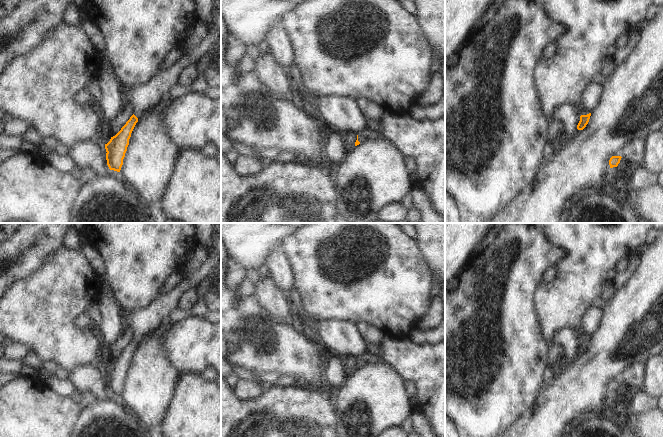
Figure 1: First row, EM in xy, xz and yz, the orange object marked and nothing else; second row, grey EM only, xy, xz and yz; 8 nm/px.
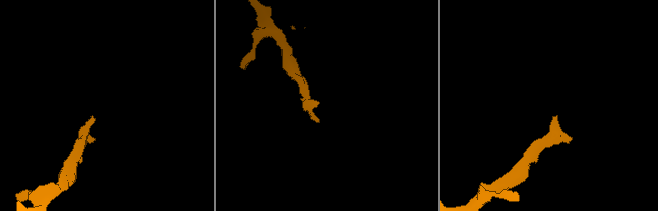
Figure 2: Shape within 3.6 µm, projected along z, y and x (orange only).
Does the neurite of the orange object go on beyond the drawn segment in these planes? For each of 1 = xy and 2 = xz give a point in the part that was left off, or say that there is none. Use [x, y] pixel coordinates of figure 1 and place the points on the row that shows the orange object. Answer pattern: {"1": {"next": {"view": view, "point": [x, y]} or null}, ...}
{"1": {"next": {"view": "xy", "point": [143, 98]}}, "2": {"next": {"view": "xz", "point": [362, 137]}}}

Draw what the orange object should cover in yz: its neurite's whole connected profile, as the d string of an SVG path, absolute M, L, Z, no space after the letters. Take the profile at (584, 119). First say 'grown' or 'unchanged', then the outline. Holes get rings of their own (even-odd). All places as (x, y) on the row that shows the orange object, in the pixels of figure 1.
grown; M591 82L582 91L579 104L581 109L578 110L580 114L580 121L577 125L578 130L583 130L589 122L591 113L597 108L601 99L604 87L600 84Z

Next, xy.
grown; M172 65L158 72L145 84L123 93L123 99L126 99L131 105L133 115L121 130L105 144L106 160L110 170L120 172L131 133L138 119L145 112L152 110L175 85L175 65Z

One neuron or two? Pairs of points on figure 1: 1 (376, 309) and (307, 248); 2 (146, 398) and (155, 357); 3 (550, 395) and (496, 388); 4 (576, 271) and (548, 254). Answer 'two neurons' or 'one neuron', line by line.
1: one neuron
2: one neuron
3: two neurons
4: two neurons

